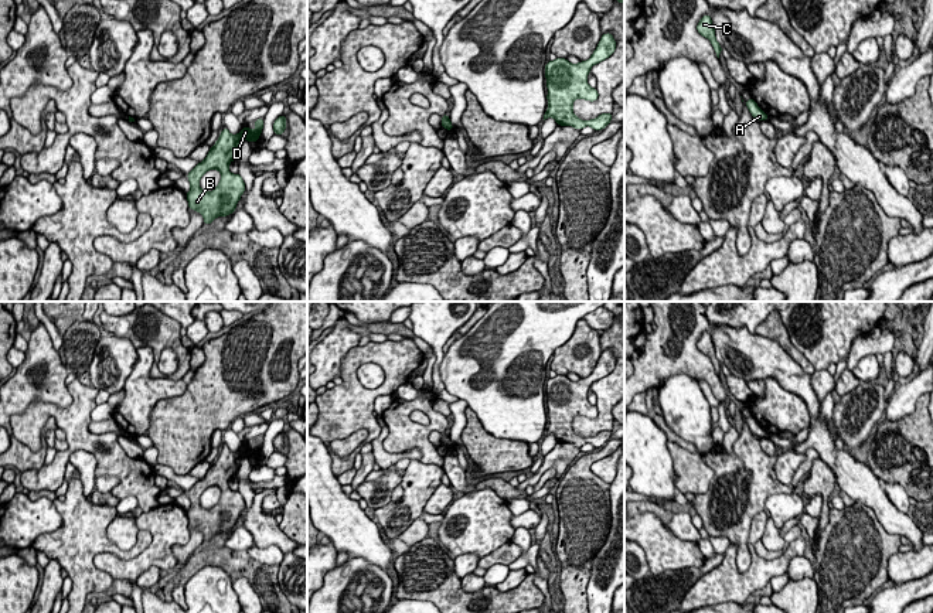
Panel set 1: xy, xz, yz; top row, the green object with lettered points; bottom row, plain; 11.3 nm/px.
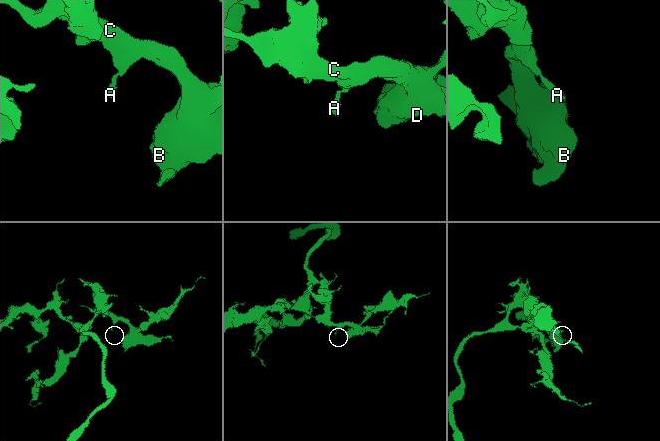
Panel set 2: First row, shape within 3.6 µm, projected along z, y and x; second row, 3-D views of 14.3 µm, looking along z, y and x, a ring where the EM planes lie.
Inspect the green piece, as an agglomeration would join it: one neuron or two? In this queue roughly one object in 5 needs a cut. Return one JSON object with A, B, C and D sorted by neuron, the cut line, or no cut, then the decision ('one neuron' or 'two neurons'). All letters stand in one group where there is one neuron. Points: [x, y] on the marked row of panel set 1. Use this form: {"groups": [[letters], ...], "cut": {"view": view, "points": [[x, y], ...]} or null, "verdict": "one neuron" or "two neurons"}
{"groups": [["A", "B", "C", "D"]], "cut": null, "verdict": "one neuron"}

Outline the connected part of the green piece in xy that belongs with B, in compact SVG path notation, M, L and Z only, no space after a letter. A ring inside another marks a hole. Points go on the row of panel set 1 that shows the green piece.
M263 118L253 123L256 126L255 130L244 126L238 134L231 134L227 127L222 127L222 133L215 144L211 146L207 157L187 174L191 185L185 195L188 208L198 211L207 225L217 217L232 214L241 195L246 191L242 177L238 173L232 174L228 166L235 160L242 140L259 140ZM208 170L218 170L221 173L219 184L210 193L202 191L200 187L200 180Z

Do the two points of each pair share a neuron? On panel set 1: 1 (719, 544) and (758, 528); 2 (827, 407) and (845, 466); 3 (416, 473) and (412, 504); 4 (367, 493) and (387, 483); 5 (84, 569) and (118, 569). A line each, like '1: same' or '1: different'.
1: different
2: different
3: same
4: same
5: different

